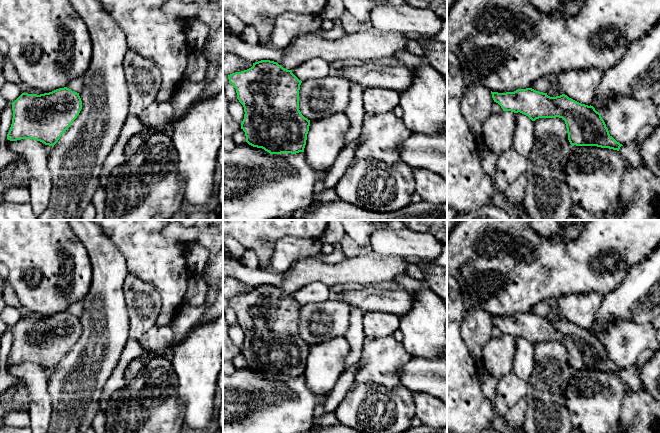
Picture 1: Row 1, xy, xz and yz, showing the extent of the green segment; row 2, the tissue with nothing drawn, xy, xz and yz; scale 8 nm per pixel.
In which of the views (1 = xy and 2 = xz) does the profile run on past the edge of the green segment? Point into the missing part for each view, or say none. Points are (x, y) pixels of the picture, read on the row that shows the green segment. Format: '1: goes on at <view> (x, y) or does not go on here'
1: does not go on here
2: does not go on here

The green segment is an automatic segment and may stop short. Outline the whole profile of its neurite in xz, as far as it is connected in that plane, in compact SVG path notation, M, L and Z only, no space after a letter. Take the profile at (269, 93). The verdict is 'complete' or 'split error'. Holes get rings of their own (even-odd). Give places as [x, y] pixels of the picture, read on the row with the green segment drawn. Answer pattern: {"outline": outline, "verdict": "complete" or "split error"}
{"outline": "M261 60L241 72L228 75L229 83L234 86L237 99L244 107L241 129L245 132L246 142L262 148L270 154L304 152L310 120L299 110L299 90L302 83L293 73L277 62Z", "verdict": "complete"}

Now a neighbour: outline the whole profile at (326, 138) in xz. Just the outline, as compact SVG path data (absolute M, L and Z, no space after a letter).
M345 111L310 121L304 153L309 166L317 171L329 169L346 146L350 121Z

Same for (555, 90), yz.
M552 75L549 78L551 82L551 87L547 92L547 95L550 97L556 97L564 94L558 82L558 75Z

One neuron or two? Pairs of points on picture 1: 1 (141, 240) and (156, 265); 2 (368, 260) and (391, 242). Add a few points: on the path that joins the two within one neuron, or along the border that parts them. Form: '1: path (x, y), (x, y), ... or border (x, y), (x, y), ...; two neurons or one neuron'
1: path (143, 246), (153, 259); one neuron
2: border (369, 249), (382, 255), (399, 257); two neurons

